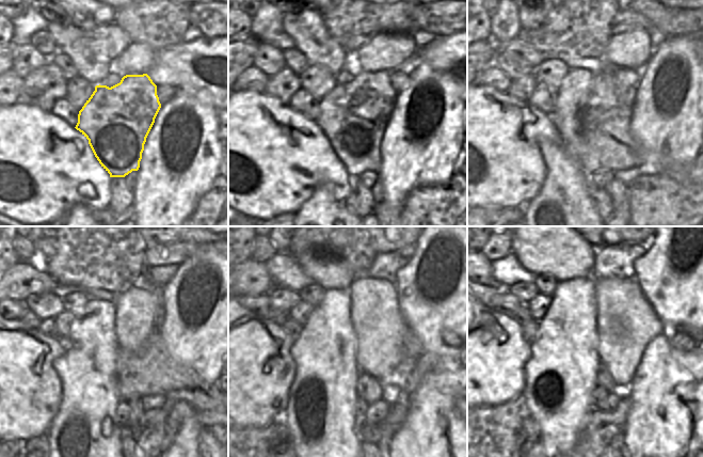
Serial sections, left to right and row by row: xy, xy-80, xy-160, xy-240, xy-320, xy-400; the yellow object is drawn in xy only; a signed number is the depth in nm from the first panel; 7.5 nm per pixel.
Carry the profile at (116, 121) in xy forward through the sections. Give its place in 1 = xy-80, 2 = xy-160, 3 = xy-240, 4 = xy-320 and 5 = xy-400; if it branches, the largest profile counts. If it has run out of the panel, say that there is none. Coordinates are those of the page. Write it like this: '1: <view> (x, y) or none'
1: xy-80 (353, 117)
2: xy-160 (607, 142)
3: xy-240 (152, 371)
4: xy-320 (427, 362)
5: none

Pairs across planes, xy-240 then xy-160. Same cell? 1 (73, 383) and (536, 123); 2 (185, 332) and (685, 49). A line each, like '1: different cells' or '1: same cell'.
1: different cells
2: same cell

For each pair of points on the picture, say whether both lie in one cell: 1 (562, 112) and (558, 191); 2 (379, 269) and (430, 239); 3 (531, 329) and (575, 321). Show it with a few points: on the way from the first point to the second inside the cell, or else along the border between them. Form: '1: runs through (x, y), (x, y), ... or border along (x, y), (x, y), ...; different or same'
1: runs through (565, 131), (564, 172); same
2: border along (409, 258), (398, 270), (396, 281); different
3: border along (539, 320), (537, 337), (530, 344); different

